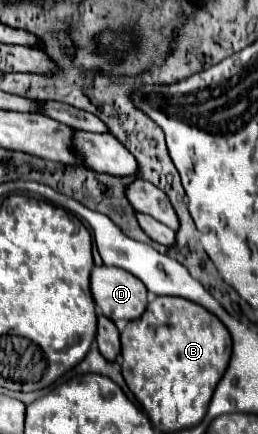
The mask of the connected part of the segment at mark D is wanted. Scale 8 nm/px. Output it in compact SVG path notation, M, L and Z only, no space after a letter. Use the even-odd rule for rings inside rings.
M95 266L91 270L91 294L95 304L113 322L133 320L147 306L147 288L121 268Z

